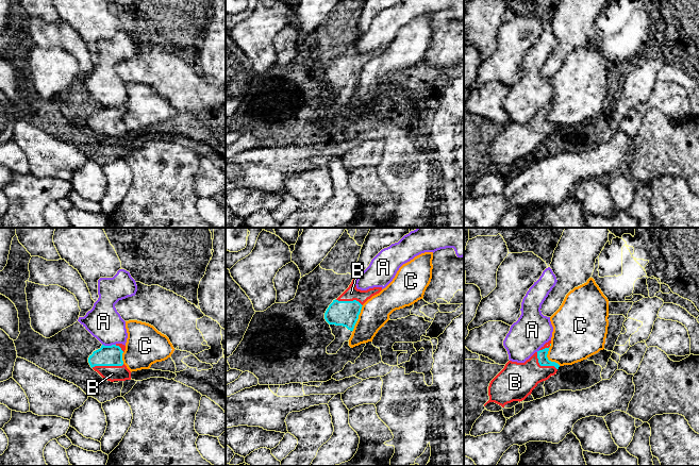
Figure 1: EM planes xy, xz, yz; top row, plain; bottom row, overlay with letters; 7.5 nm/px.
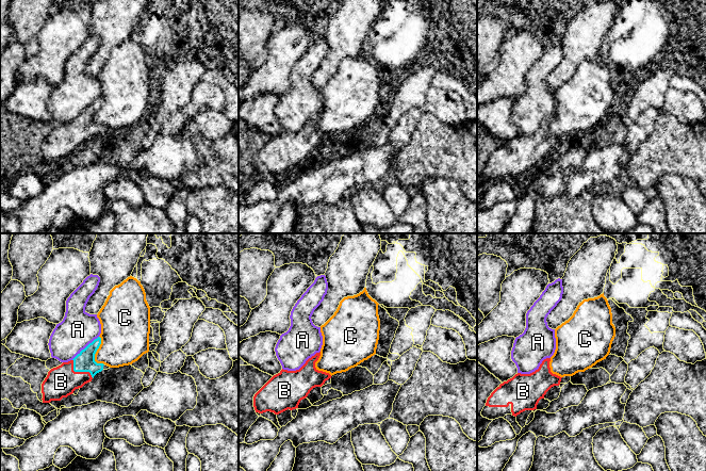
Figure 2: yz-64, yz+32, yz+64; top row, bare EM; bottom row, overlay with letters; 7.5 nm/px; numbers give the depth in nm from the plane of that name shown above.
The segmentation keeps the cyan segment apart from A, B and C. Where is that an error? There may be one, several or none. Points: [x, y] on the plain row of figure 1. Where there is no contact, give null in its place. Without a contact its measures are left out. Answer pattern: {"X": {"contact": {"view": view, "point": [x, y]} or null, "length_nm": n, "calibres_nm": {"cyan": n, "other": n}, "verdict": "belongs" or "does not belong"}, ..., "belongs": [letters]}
{"A": {"contact": {"view": "xy", "point": [109, 107]}, "length_nm": 100, "calibres_nm": {"cyan": 160, "other": 260}, "verdict": "does not belong"}, "B": {"contact": {"view": "xy", "point": [107, 127]}, "length_nm": 240, "calibres_nm": {"cyan": 160, "other": 120}, "verdict": "belongs"}, "C": {"contact": {"view": "yz", "point": [547, 119]}, "length_nm": 180, "calibres_nm": {"cyan": 80, "other": 340}, "verdict": "does not belong"}, "belongs": ["B"]}

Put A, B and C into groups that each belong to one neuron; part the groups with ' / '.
A / B / C

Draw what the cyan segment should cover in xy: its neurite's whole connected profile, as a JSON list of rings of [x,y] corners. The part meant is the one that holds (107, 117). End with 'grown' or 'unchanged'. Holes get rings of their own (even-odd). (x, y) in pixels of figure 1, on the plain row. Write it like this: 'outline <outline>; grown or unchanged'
outline [[[122,105],[102,106],[100,111],[89,117],[88,124],[95,133],[107,143],[131,142],[131,133],[122,122],[124,112],[126,107]]]; grown

